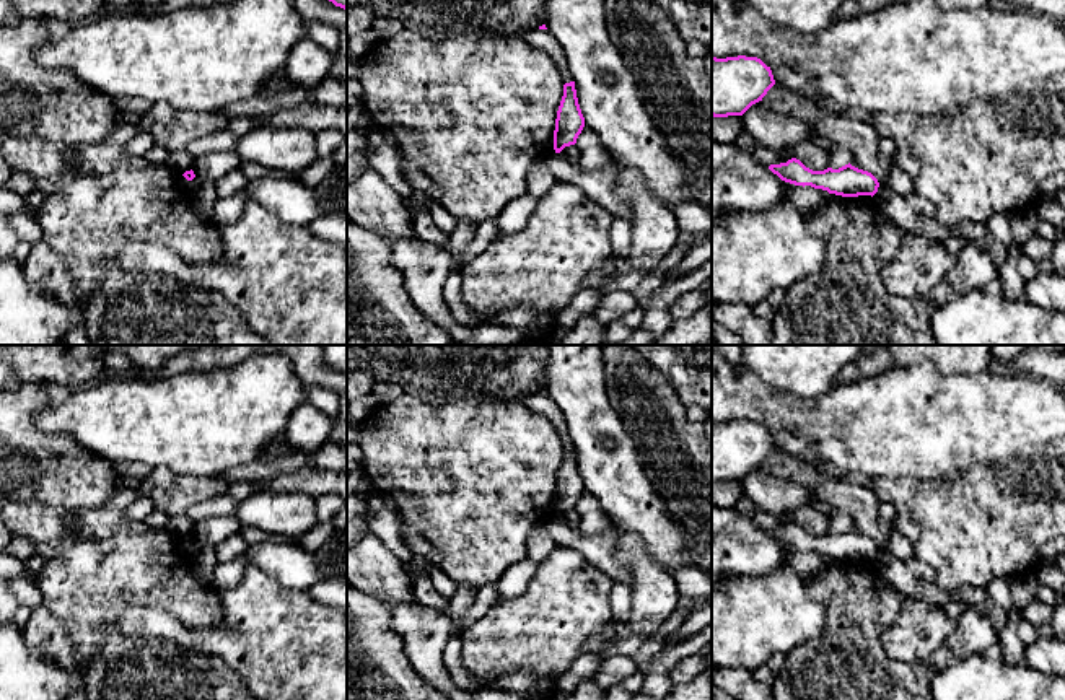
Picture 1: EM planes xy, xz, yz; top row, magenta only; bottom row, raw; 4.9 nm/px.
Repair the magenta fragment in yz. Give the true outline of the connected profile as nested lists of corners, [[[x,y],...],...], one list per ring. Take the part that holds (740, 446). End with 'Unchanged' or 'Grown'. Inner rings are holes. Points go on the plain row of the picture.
[[[712,420],[712,480],[743,480],[752,469],[762,466],[774,449],[770,431],[757,422]]]. Unchanged

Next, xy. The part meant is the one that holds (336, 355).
[[[324,345],[324,358],[335,371],[347,374],[347,345]]]. Unchanged

